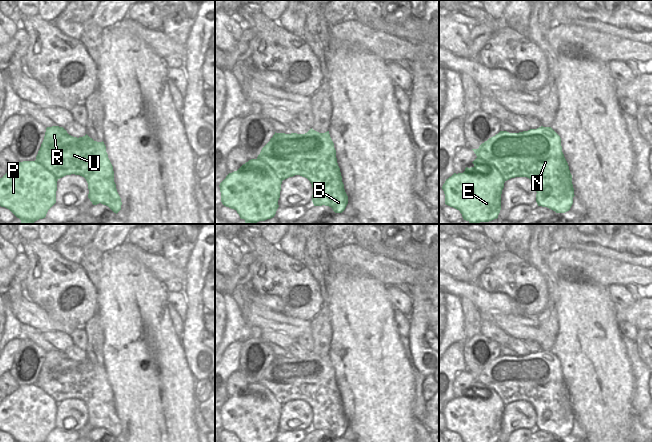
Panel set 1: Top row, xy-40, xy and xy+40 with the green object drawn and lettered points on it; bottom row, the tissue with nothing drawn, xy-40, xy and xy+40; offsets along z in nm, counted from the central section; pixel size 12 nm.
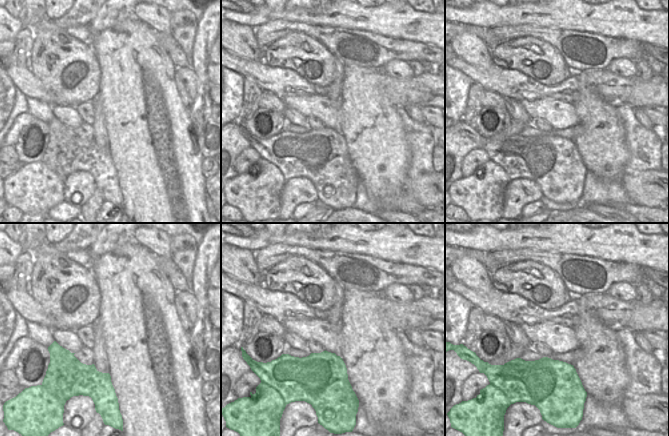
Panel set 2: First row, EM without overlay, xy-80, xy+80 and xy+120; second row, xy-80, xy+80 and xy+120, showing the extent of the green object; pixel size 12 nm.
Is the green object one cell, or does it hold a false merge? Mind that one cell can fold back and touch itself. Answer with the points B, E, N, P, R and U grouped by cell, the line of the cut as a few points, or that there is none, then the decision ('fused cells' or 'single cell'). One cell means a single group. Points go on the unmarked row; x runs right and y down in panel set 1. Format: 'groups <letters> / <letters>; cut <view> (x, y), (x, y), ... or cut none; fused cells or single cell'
groups B N R U / E P; cut xy+40 (477, 381), (490, 386), (505, 404); fused cells

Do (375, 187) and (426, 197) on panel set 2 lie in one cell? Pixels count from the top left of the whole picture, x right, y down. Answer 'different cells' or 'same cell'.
different cells

